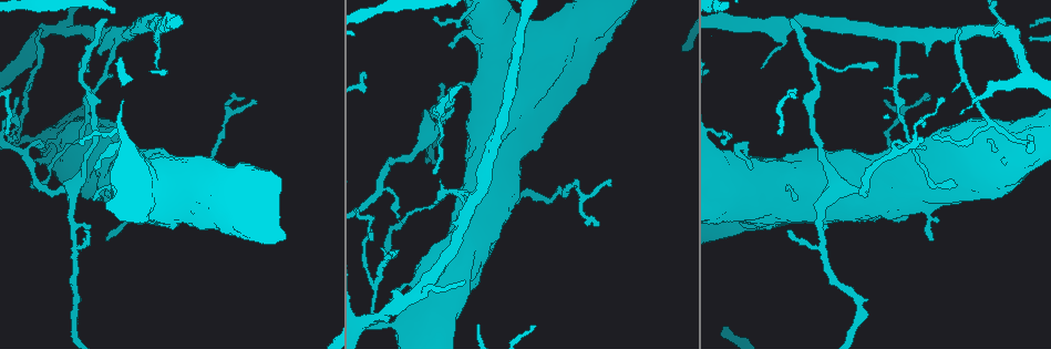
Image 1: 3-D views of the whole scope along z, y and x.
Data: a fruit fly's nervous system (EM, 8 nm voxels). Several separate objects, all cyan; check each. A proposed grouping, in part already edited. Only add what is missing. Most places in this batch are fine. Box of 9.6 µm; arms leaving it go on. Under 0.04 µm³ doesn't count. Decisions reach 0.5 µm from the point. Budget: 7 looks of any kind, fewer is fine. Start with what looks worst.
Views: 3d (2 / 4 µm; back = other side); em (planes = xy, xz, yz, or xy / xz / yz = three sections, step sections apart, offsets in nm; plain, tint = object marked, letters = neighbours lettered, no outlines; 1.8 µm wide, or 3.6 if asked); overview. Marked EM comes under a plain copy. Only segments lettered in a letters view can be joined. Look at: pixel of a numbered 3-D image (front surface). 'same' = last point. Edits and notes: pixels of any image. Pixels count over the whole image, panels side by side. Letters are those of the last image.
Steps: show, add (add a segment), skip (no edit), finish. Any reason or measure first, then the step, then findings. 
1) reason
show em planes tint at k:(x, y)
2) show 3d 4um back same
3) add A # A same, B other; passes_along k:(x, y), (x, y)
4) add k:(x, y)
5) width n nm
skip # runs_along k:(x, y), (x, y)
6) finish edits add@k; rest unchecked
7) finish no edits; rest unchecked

free end
show 3d 4um at 1:(789, 19)

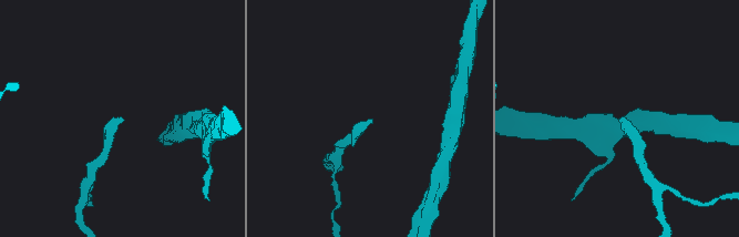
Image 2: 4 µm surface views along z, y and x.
need the tissue
show em planes letters at 2:(620, 119)

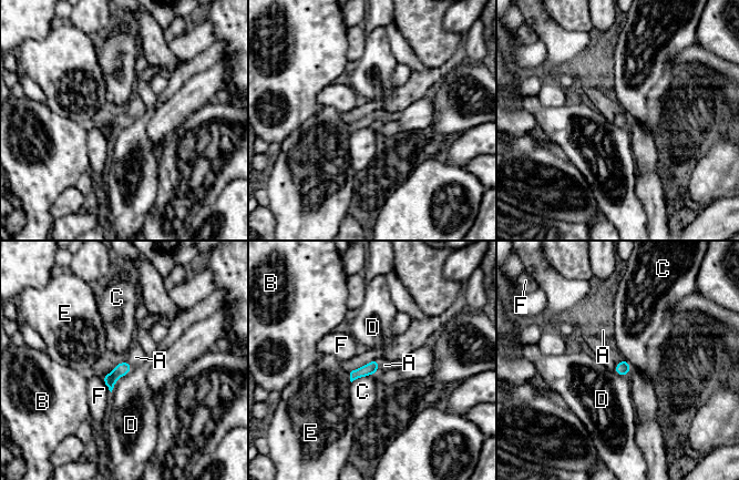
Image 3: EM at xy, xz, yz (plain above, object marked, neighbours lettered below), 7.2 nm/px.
add A # A same, B other, C other, D other, E other, F other; passes_along 3:(370, 368), (378, 365), (385, 365); the neuron continues

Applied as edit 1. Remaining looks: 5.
branch stops here
show em planes letters at 1:(452, 222)

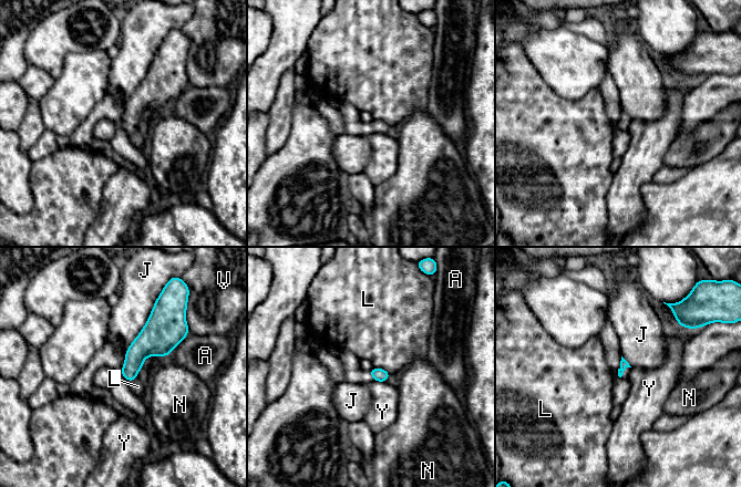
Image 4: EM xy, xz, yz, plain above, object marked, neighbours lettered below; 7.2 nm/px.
skip # A other, J other, L other, N other, V other, Y other; border 4:(168, 354), (147, 356), (129, 382); none of them fits

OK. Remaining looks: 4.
sudden change in width
show 3d 4um at 1:(567, 93)

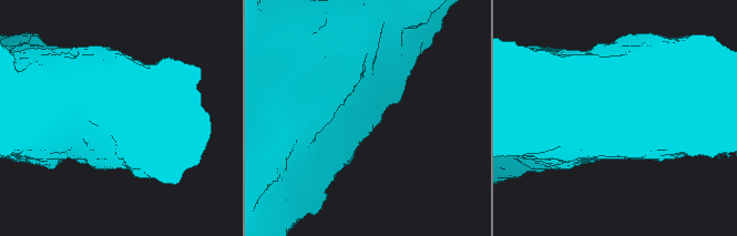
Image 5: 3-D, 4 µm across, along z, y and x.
show em yz step 16 tint at 5:(366, 118)

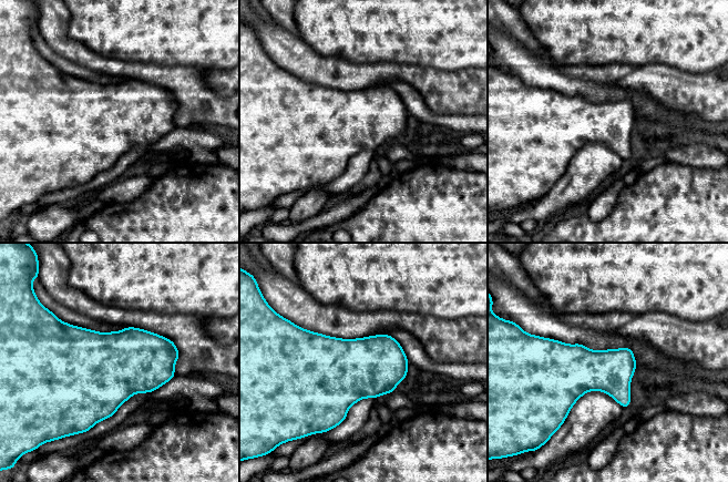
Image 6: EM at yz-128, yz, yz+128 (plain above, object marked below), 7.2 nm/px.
cut it another way
show em planes letters same

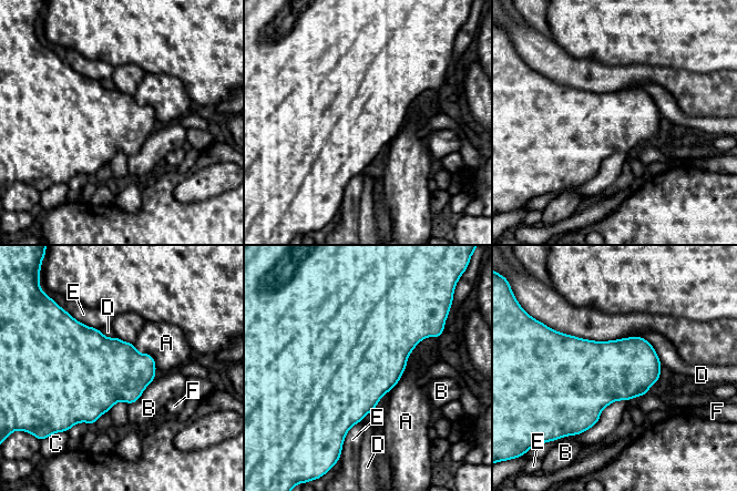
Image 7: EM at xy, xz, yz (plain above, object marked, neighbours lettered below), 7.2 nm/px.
width 480 nm
skip # A other, B other, C other, D other, E other, F other; border 7:(133, 344), (154, 359), (156, 368); no lettered segment goes on from it

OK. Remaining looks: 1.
finish edits add@3; rest unchecked

